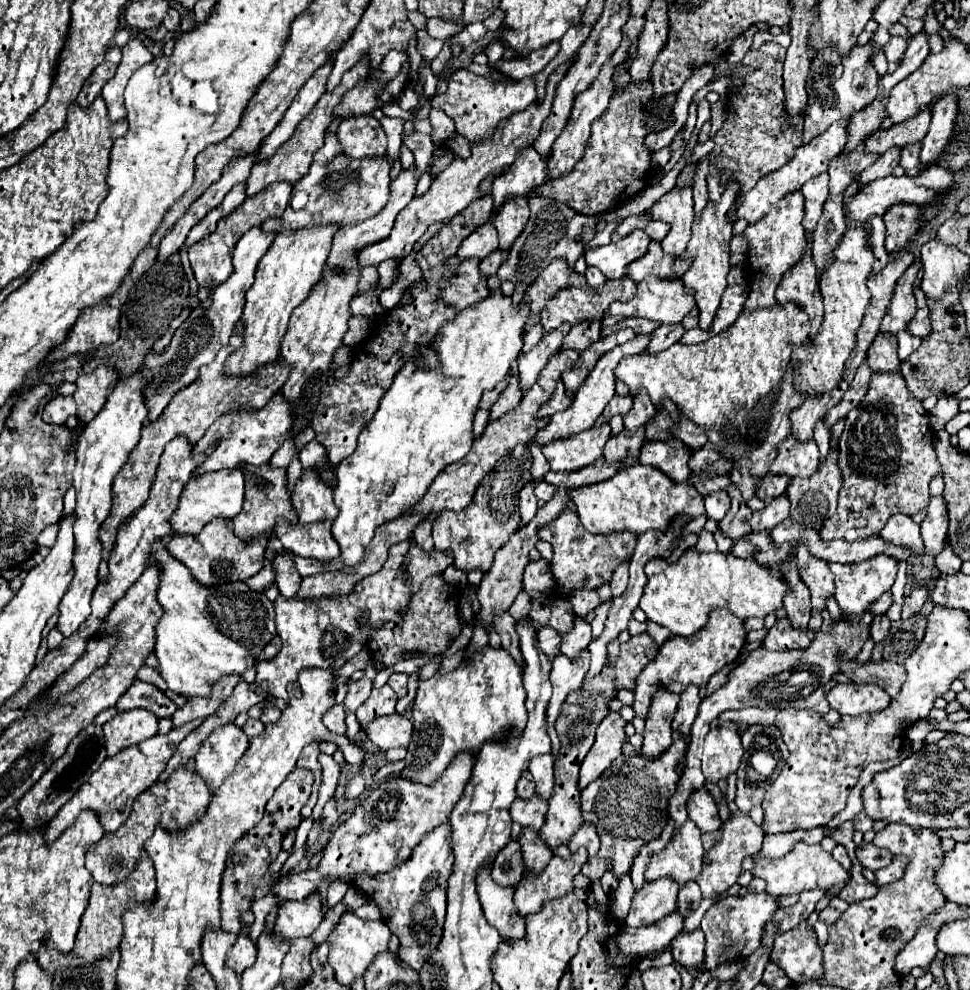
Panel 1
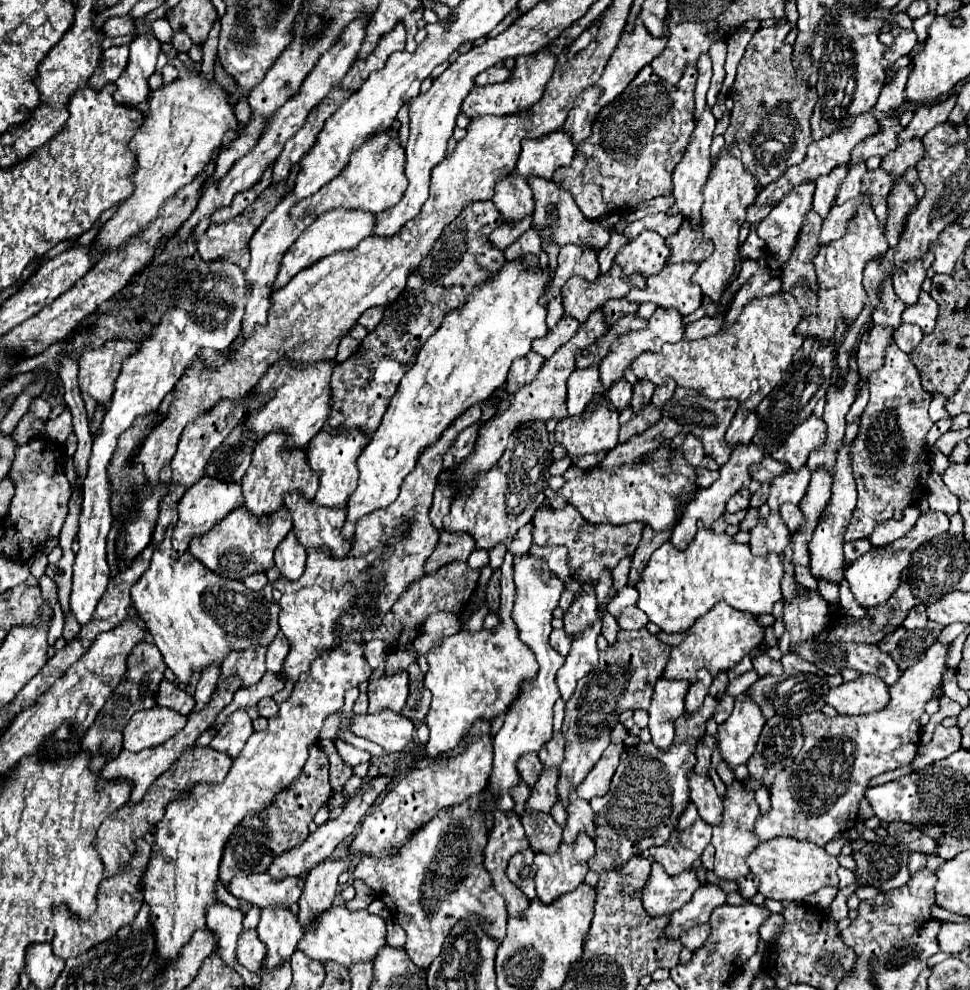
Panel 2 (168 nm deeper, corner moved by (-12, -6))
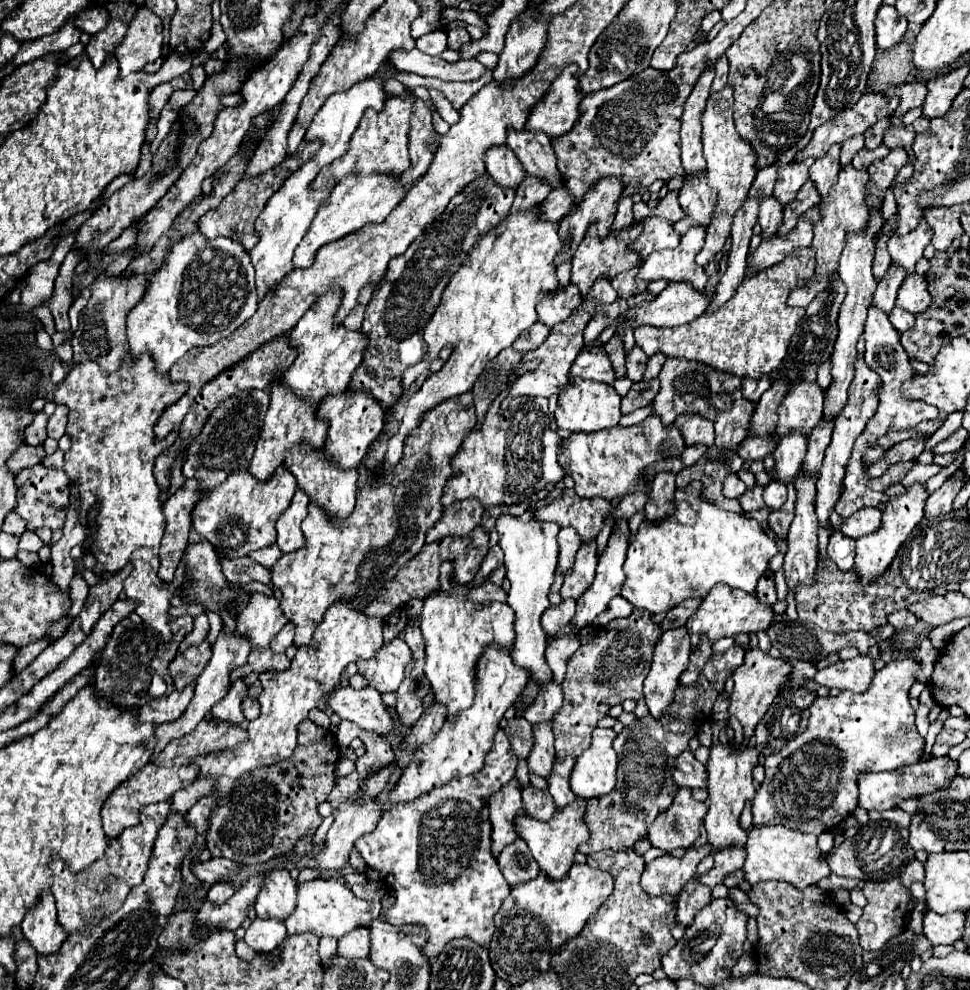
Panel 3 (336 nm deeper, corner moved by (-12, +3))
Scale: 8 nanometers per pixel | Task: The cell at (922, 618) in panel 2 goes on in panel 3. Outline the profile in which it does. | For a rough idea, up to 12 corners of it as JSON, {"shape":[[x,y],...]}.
{"shape":[[895,611],[887,623],[895,629],[913,627],[917,617],[913,613]]}

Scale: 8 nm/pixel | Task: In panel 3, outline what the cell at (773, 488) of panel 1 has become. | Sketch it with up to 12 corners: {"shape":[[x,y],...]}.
{"shape":[[745,437],[737,453],[745,461],[763,459],[775,449],[773,437]]}

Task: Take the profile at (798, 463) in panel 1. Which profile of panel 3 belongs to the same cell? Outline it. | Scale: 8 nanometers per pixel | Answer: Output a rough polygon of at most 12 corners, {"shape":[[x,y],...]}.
{"shape":[[795,381],[777,409],[777,435],[809,435],[823,417],[825,391]]}

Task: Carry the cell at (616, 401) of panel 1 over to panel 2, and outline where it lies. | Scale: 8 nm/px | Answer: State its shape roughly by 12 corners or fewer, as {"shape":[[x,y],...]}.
{"shape":[[627,380],[611,388],[607,398],[621,412],[631,406],[633,386]]}

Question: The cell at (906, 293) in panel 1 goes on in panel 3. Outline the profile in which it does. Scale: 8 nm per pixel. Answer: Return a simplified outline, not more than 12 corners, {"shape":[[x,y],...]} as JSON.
{"shape":[[927,221],[891,235],[887,249],[907,273],[923,257],[933,229]]}

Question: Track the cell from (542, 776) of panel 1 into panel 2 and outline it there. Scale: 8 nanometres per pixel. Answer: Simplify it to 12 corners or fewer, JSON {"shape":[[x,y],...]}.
{"shape":[[553,734],[539,752],[543,768],[555,768],[565,760],[565,738]]}

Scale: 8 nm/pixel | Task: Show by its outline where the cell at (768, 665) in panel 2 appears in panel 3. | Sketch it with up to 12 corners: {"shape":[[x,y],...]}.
{"shape":[[757,647],[733,675],[729,713],[745,737],[793,665]]}

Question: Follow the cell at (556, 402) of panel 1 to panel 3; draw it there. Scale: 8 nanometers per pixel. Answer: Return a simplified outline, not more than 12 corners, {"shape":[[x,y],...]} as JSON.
{"shape":[[605,349],[579,353],[571,375],[615,381]]}

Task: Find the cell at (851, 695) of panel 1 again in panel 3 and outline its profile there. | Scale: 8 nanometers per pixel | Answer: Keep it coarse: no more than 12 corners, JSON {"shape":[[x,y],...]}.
{"shape":[[857,655],[815,675],[817,685],[863,693],[873,659]]}

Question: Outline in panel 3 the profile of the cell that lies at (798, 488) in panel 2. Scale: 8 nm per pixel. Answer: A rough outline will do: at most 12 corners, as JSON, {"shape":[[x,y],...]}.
{"shape":[[803,433],[781,437],[775,479],[793,481],[807,453]]}

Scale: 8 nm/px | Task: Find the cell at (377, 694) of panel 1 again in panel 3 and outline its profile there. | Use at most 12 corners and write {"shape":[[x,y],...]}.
{"shape":[[401,637],[383,643],[359,673],[381,693],[395,691],[411,661]]}

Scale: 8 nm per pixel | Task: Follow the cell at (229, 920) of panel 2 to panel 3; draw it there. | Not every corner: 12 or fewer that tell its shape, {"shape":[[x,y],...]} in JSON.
{"shape":[[215,883],[207,891],[207,899],[223,905],[237,887],[231,883]]}

